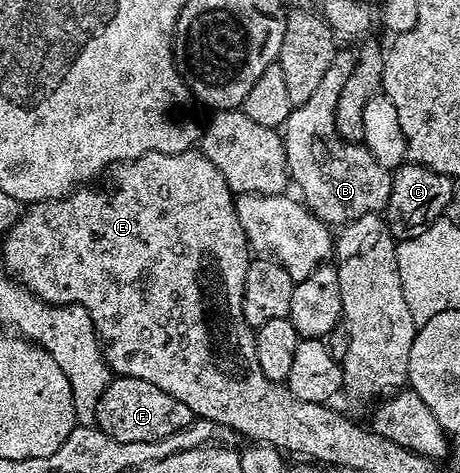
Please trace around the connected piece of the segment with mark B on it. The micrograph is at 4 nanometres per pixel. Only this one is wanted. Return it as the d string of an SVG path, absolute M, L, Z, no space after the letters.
M338 50L311 98L294 106L283 125L289 179L297 183L305 207L330 226L347 225L363 214L384 213L392 192L393 172L379 166L364 143L350 143L337 132L336 103L353 73L354 61L353 52Z

